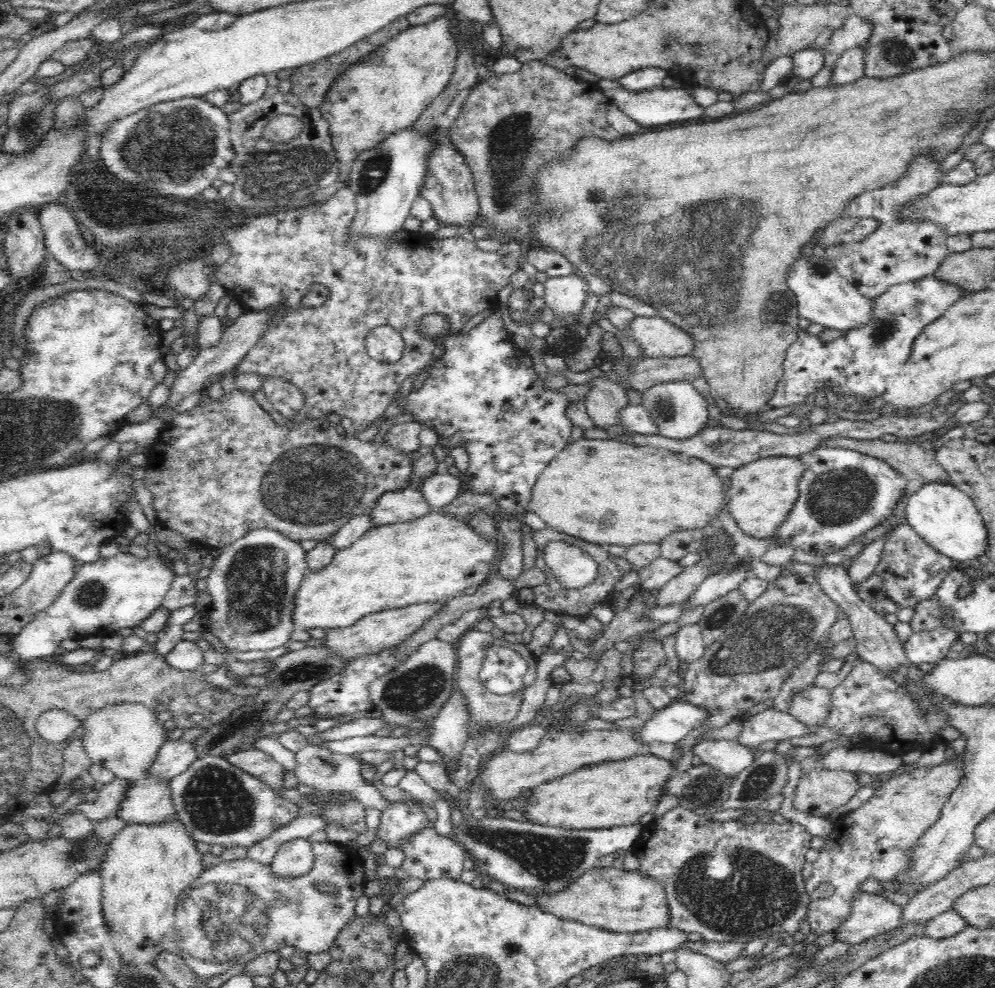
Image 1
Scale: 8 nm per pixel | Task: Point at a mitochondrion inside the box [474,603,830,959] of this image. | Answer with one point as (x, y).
(764, 894)

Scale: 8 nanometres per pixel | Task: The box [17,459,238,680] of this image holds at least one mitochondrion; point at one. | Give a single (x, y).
(92, 594)

